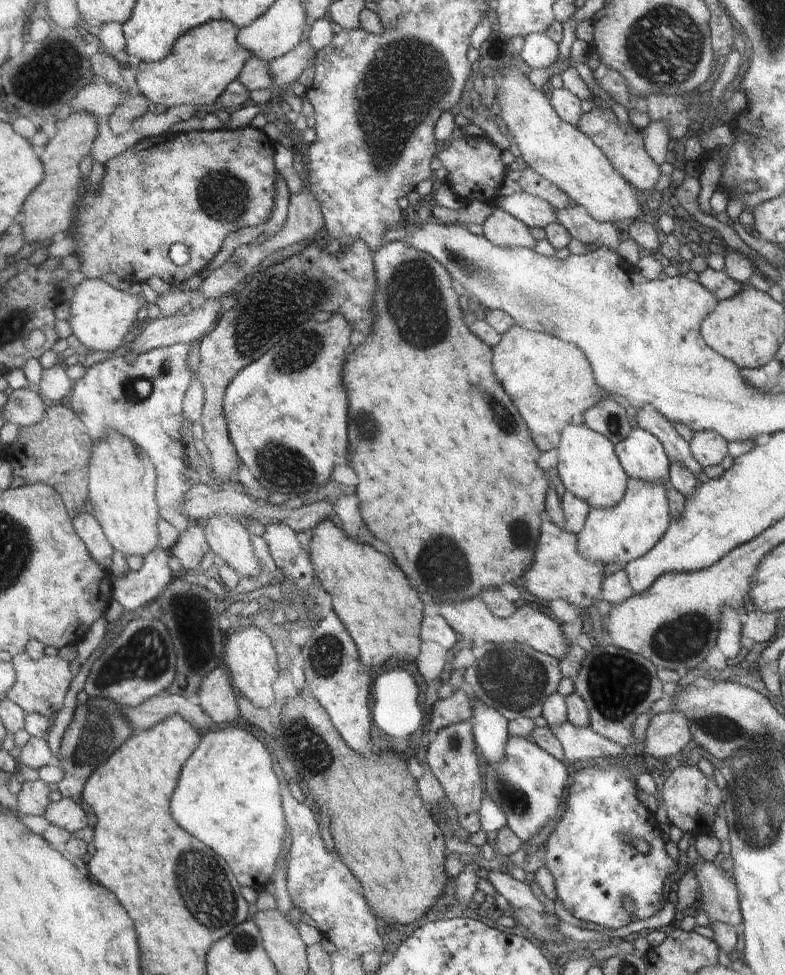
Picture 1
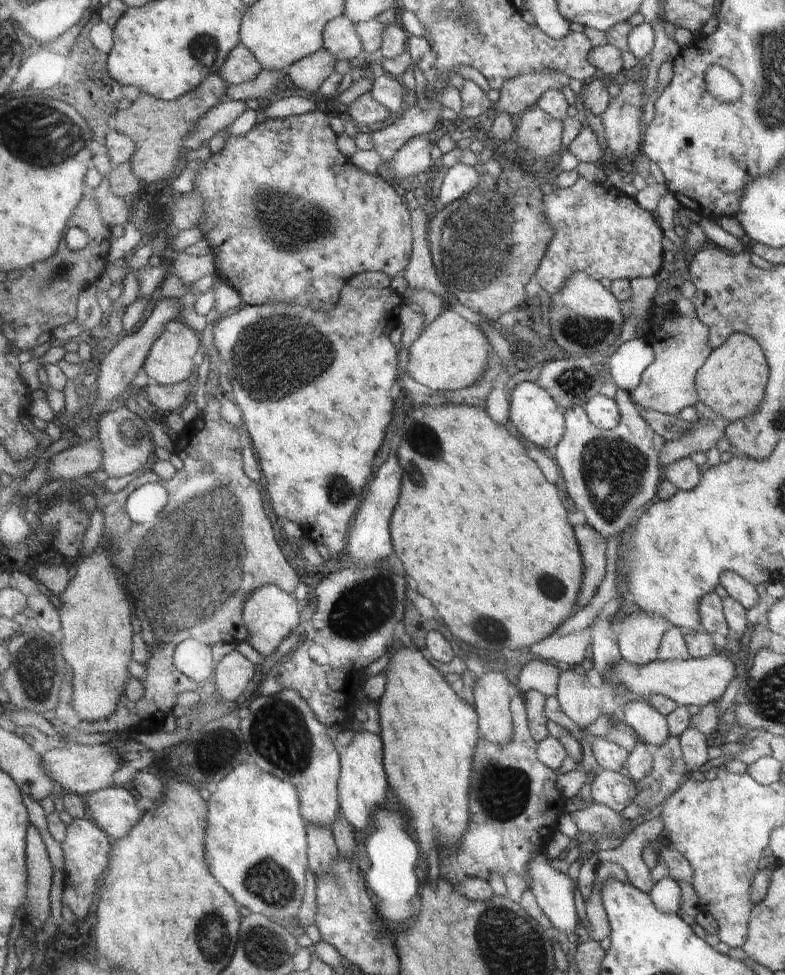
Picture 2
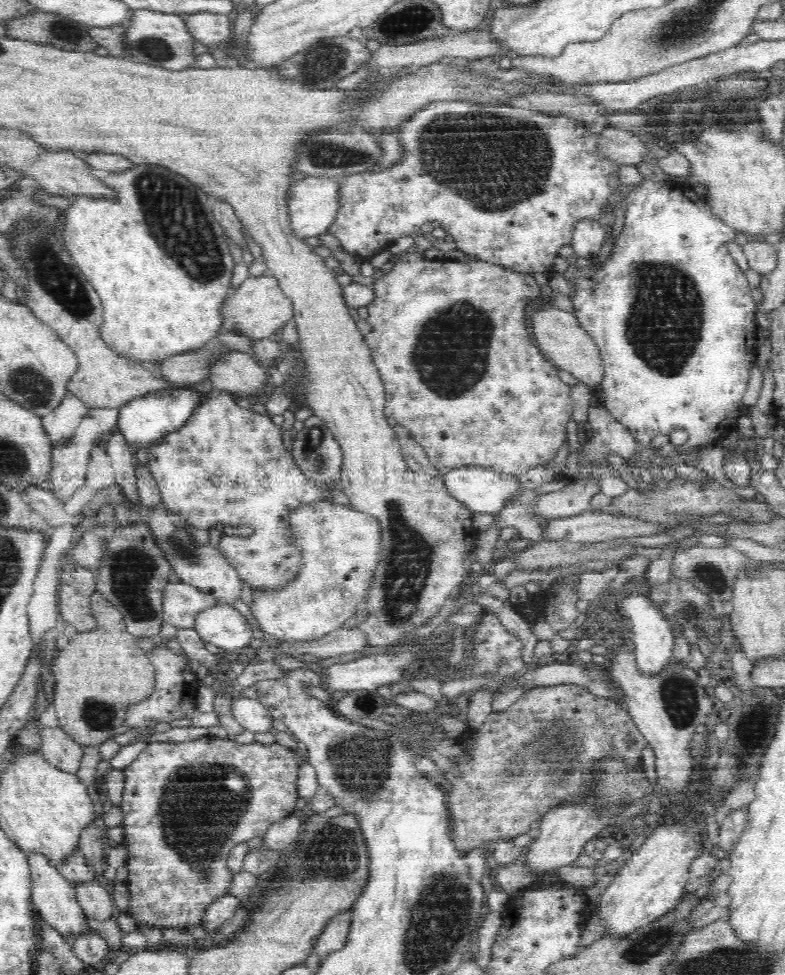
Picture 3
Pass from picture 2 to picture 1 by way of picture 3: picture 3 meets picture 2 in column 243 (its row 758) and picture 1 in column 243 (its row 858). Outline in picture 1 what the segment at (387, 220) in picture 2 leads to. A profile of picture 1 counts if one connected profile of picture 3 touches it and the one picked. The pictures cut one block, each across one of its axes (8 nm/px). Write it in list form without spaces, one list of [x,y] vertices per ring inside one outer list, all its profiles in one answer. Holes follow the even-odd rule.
[[[252,126],[236,131],[224,128],[141,138],[134,148],[106,164],[105,179],[97,190],[89,184],[82,190],[75,224],[77,250],[74,252],[81,259],[80,270],[88,279],[101,279],[114,272],[135,288],[154,276],[174,286],[200,274],[222,250],[230,232],[262,224],[270,218],[276,180],[272,154],[274,148],[268,135]],[[178,242],[190,248],[191,260],[187,265],[179,266],[170,256],[172,246]]]

